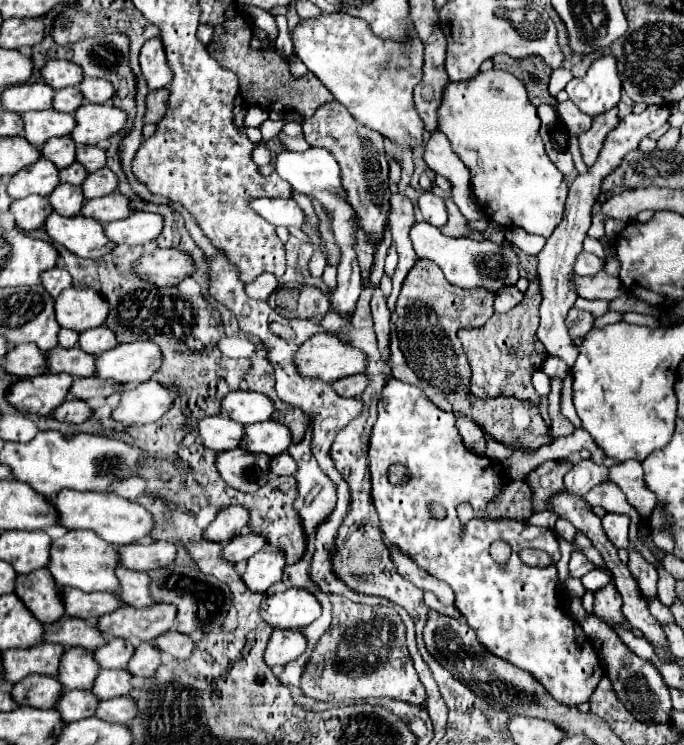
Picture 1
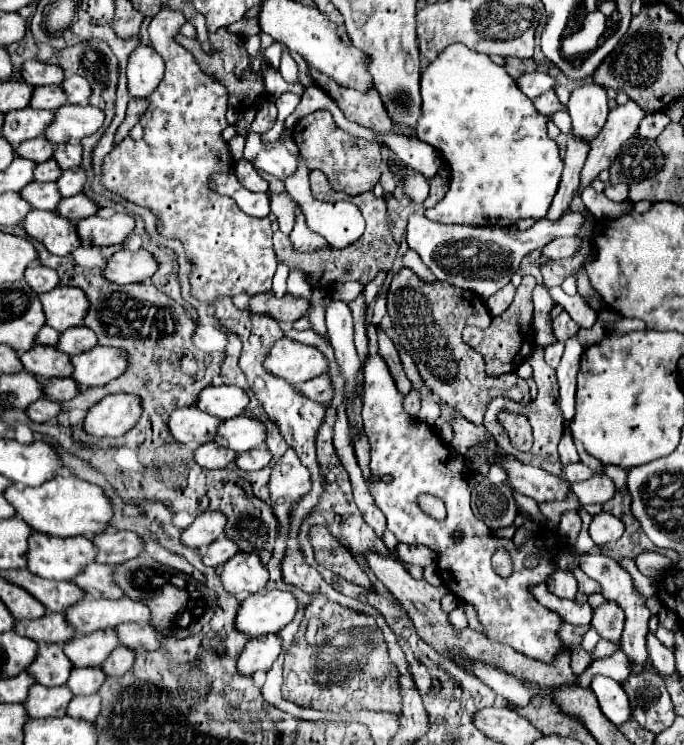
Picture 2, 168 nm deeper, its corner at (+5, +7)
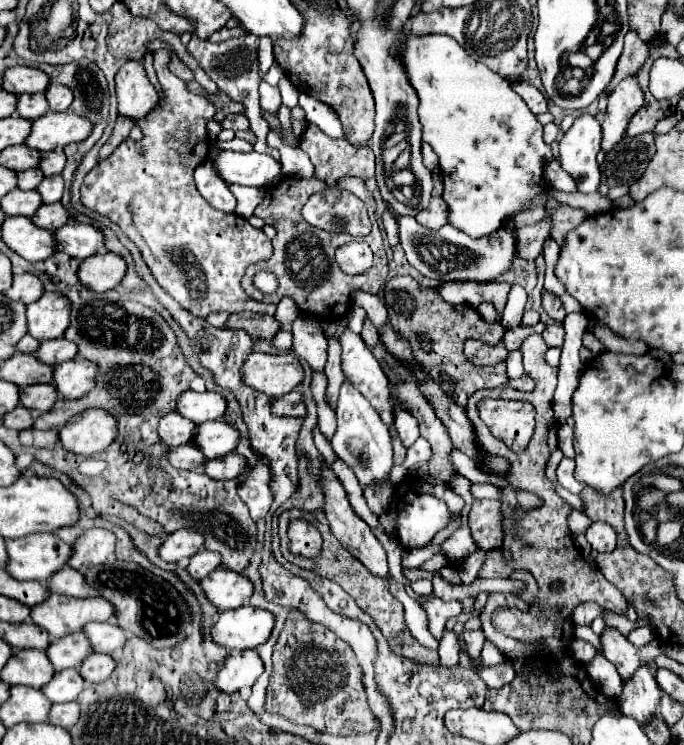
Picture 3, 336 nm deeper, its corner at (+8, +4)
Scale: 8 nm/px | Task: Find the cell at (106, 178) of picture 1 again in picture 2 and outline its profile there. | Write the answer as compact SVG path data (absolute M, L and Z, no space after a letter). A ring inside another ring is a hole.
M75 167L75 169L67 169L63 171L63 175L57 181L59 191L63 197L73 197L83 193L85 185L87 185L87 173L83 167Z

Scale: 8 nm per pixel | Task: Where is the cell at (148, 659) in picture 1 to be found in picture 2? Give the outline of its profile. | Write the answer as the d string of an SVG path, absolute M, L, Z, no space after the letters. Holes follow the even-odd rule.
M119 647L107 657L107 661L103 663L103 671L111 677L119 677L133 667L133 661L135 661L135 651L127 647Z

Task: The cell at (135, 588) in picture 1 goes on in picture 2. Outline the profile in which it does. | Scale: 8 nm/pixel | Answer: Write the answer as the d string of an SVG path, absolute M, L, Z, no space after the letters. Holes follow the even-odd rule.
M93 563L87 565L83 569L83 573L79 573L79 577L75 577L75 583L89 593L95 599L121 599L125 597L123 589L119 589L119 585L115 585L115 579L111 577L111 573L115 571L113 565L103 565L103 563Z

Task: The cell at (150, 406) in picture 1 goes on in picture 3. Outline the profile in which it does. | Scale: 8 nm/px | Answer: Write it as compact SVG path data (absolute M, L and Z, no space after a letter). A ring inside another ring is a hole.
M86 410L72 416L60 430L58 442L66 452L94 456L106 450L118 434L116 418L104 410Z

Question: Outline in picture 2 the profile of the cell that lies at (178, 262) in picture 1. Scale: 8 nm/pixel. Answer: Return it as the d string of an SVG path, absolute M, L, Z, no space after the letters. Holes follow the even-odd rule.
M121 249L107 261L105 277L119 285L141 283L141 281L149 279L157 271L157 267L159 267L159 263L149 251Z

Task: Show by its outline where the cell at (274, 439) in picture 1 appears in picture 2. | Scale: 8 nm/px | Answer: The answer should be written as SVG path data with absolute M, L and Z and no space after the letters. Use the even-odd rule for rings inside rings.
M249 415L227 419L219 427L217 437L215 437L215 441L221 447L229 447L237 453L261 447L265 445L265 439L267 439L267 427L259 419L249 417Z

